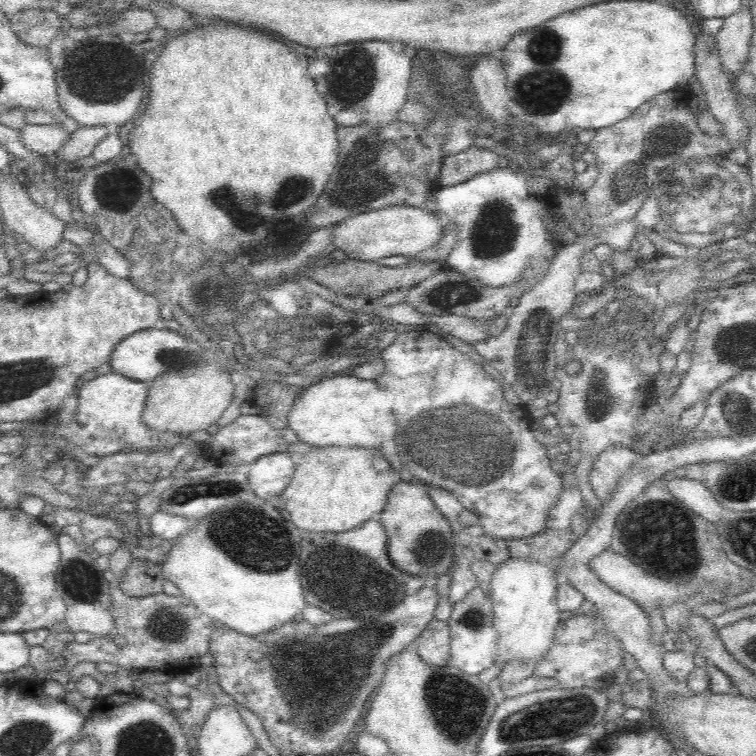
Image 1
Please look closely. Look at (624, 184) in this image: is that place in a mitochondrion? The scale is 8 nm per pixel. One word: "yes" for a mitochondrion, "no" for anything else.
yes

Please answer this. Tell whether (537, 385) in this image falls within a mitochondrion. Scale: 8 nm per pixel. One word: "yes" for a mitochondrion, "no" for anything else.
no

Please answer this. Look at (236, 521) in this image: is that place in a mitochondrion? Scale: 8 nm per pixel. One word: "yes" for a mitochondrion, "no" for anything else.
yes

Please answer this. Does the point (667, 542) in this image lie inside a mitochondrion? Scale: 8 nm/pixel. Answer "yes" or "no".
yes

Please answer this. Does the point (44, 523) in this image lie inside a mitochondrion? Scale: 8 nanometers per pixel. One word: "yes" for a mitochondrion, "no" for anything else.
no

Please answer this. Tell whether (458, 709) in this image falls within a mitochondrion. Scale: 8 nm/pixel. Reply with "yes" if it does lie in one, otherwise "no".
yes

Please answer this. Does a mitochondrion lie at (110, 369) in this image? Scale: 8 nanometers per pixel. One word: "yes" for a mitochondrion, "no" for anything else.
no

